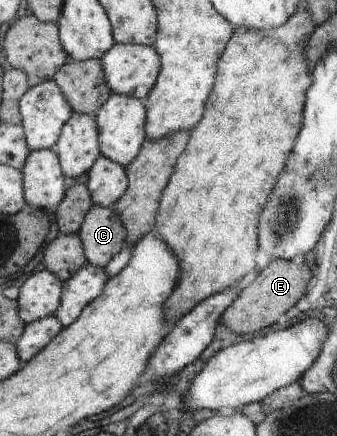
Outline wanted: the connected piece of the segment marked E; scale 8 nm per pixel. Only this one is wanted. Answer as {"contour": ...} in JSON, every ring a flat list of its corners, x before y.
{"contour":[[273,260,247,288,240,290,234,302,223,312,219,323,237,335,255,334,278,322,281,315,300,302,305,297,311,278,308,261]]}

